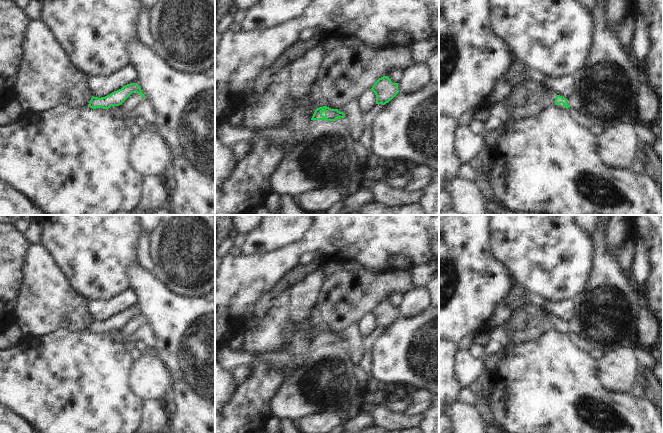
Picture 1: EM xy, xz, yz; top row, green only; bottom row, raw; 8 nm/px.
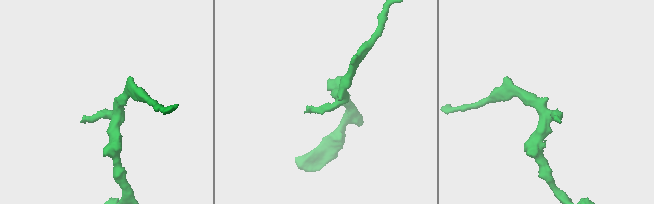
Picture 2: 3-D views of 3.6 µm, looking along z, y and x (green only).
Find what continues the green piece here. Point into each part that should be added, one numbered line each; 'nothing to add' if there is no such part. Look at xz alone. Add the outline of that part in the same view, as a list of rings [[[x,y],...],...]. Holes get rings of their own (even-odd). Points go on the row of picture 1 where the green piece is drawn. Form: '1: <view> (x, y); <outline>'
1: xz (227, 135); [[[224,120],[217,126],[215,136],[217,141],[224,147],[233,147],[235,144],[245,141],[248,142],[252,137],[259,133],[263,138],[271,138],[278,144],[288,144],[291,147],[297,145],[304,137],[304,134],[314,126],[325,120],[310,120],[308,126],[297,133],[292,133],[286,129],[248,129],[238,128],[229,125]]]

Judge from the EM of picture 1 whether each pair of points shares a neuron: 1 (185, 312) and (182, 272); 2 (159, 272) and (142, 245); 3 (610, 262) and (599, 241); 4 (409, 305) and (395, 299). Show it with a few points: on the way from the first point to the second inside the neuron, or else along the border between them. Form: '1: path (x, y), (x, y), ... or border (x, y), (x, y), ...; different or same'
1: border (164, 284), (181, 296), (204, 297); different
2: border (147, 236), (148, 253), (152, 264), (151, 272); different
3: path (605, 257), (600, 252), (600, 246); same
4: border (403, 294), (402, 300), (397, 306); different

